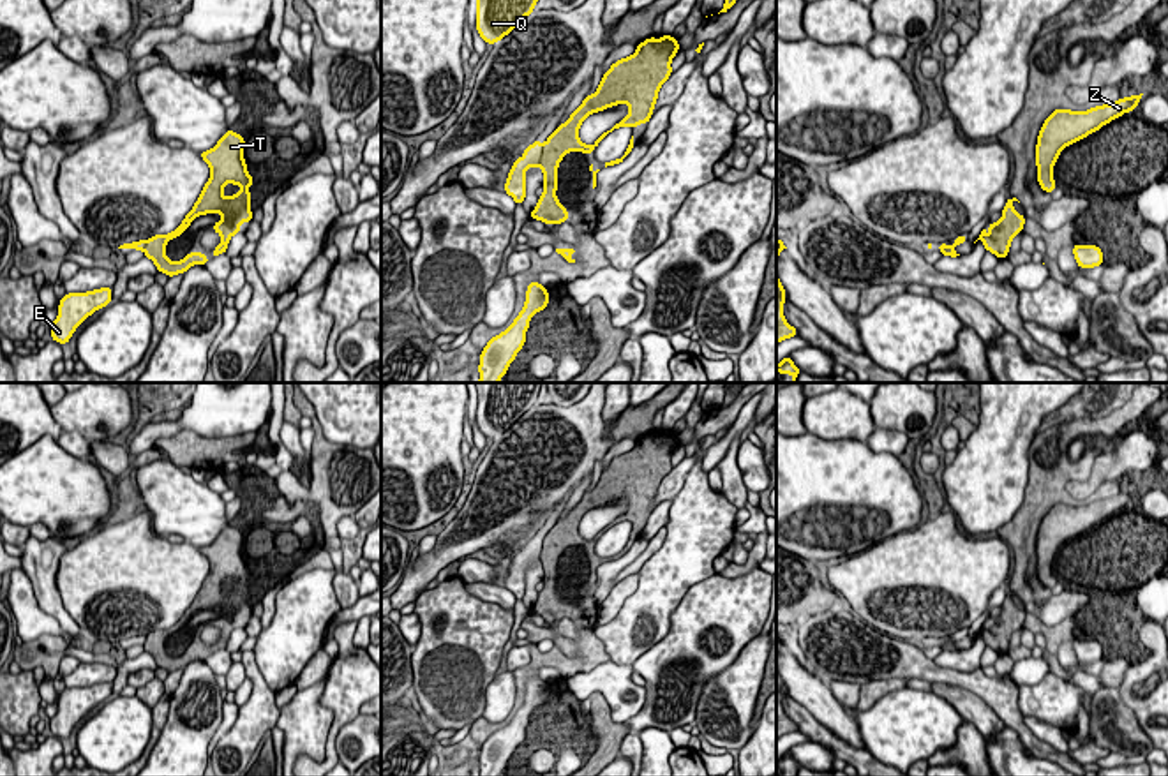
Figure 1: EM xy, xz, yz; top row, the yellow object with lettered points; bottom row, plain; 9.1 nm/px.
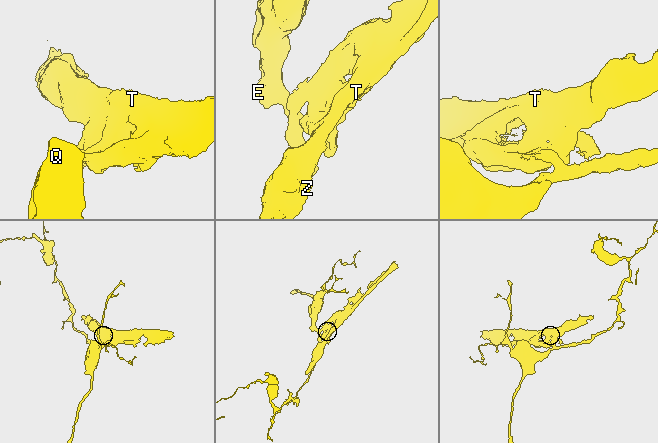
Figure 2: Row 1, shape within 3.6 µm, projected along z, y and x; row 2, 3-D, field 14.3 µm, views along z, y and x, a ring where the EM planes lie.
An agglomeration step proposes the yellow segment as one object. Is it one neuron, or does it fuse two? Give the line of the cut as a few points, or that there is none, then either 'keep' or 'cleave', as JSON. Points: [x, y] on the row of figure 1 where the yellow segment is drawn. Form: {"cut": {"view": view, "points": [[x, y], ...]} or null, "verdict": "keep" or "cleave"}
{"cut": {"view": "xz", "points": [[542, 149], [539, 164]]}, "verdict": "cleave"}

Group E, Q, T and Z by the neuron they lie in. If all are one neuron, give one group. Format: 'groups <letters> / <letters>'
groups E Q / T Z

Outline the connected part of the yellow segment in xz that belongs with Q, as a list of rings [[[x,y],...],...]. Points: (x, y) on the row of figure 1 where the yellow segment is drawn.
[[[476,0],[476,32],[485,44],[496,44],[526,16],[533,14],[538,0]]]

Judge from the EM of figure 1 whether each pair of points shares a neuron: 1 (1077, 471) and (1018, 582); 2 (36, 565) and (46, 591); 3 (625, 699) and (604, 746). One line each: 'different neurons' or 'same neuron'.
1: same neuron
2: same neuron
3: different neurons

